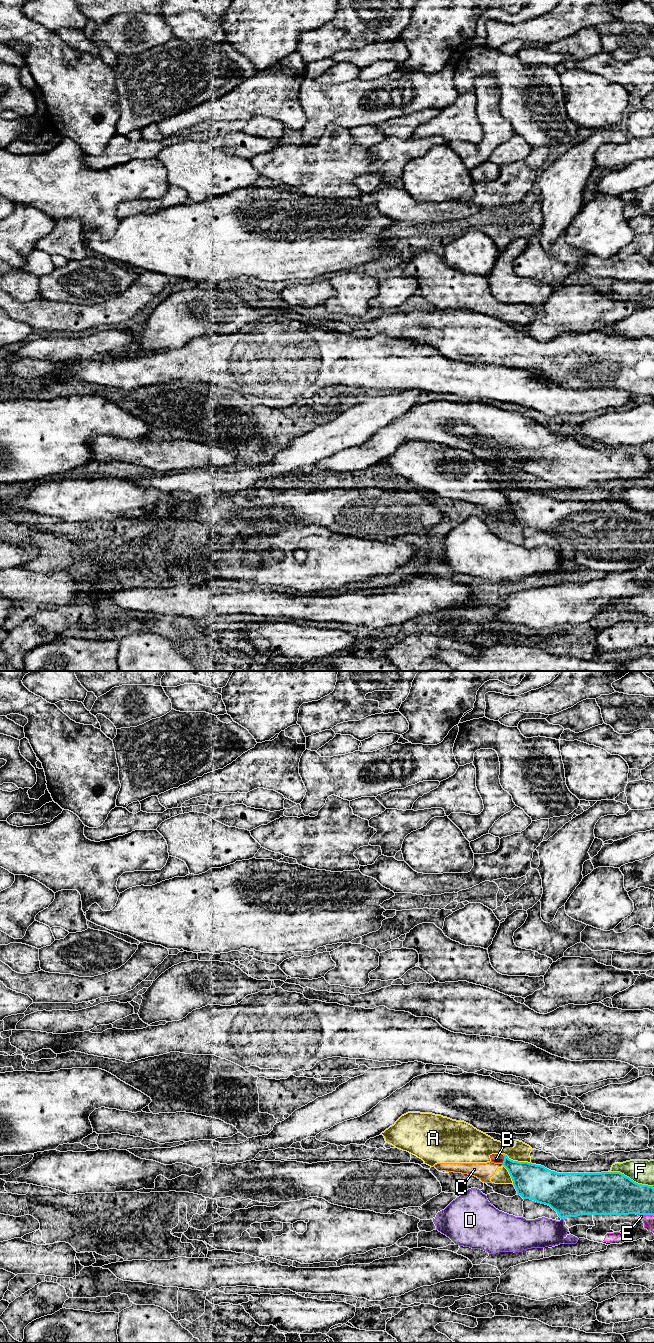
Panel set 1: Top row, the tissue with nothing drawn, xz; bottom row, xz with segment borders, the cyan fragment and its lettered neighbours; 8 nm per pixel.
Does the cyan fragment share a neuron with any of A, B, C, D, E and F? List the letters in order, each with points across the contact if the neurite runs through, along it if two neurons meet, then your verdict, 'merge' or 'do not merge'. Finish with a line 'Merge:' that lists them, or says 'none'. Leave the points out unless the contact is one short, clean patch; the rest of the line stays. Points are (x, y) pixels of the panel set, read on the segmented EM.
A: do not merge
B: border xz (501, 1154), (503, 1156), (502, 1163); do not merge
C: border xz (501, 1163), (503, 1165); do not merge
D: do not merge
E: merge
F: do not merge
Merge: E

